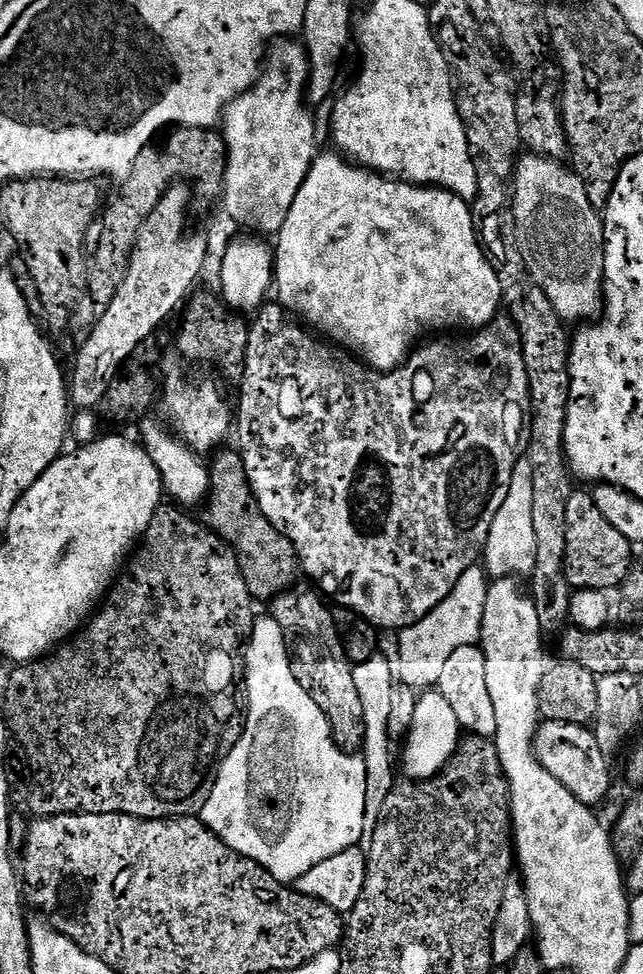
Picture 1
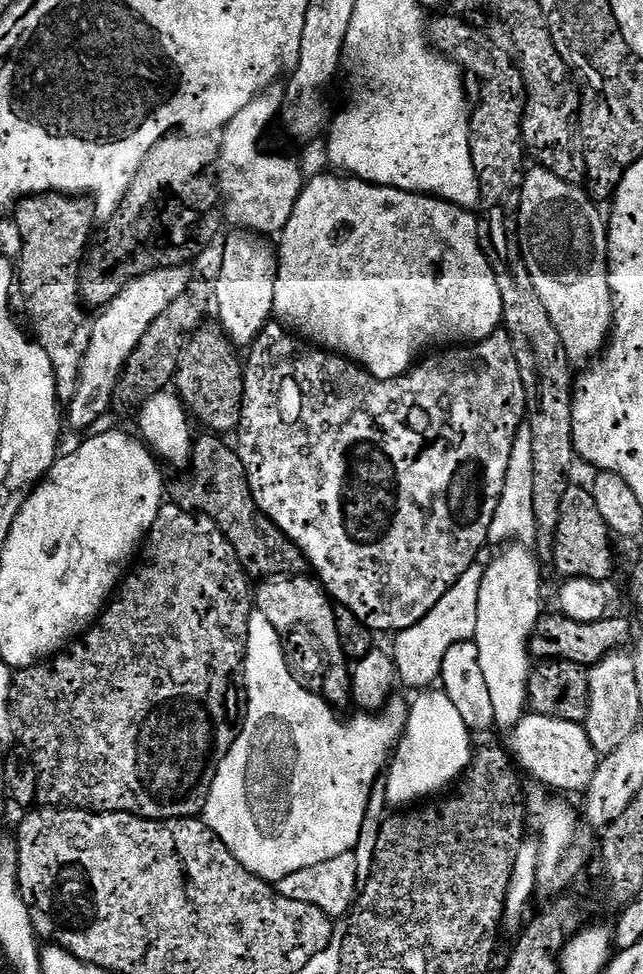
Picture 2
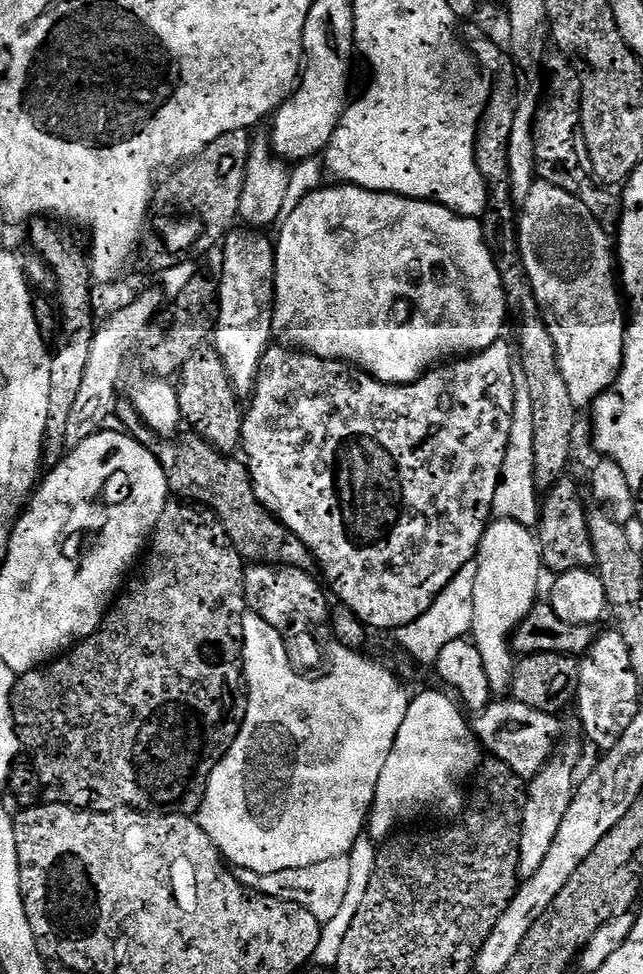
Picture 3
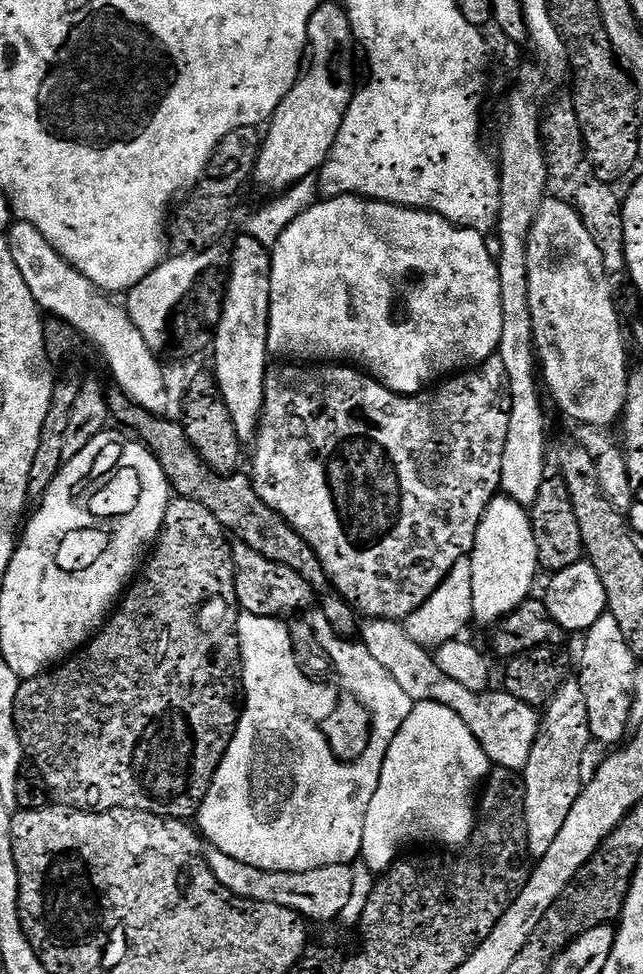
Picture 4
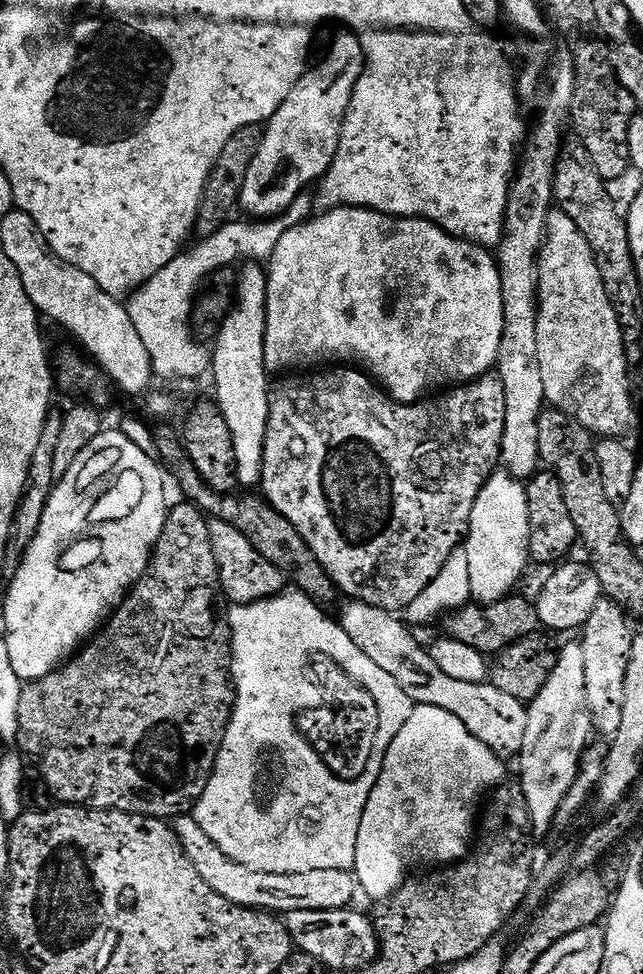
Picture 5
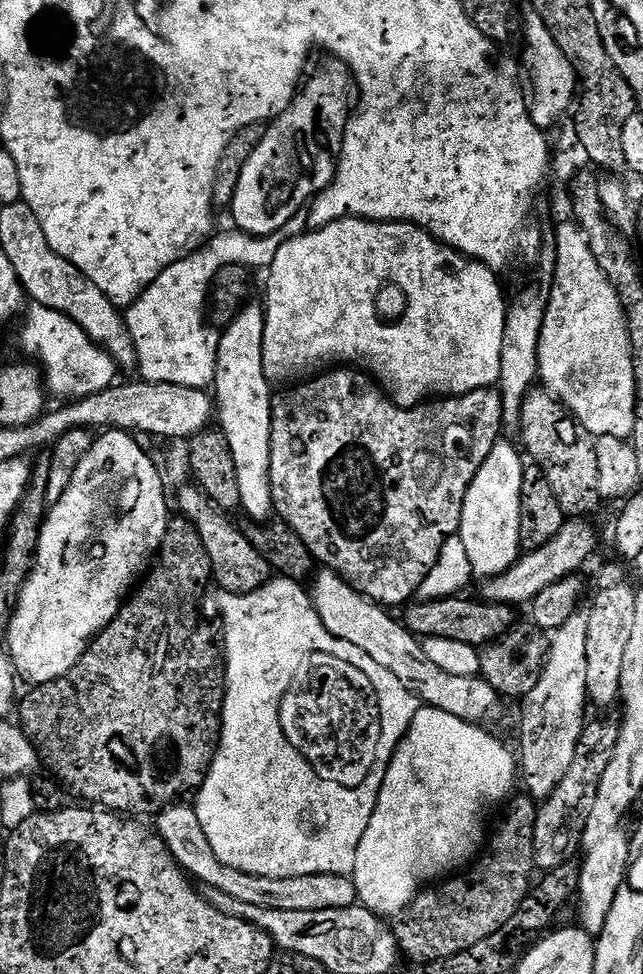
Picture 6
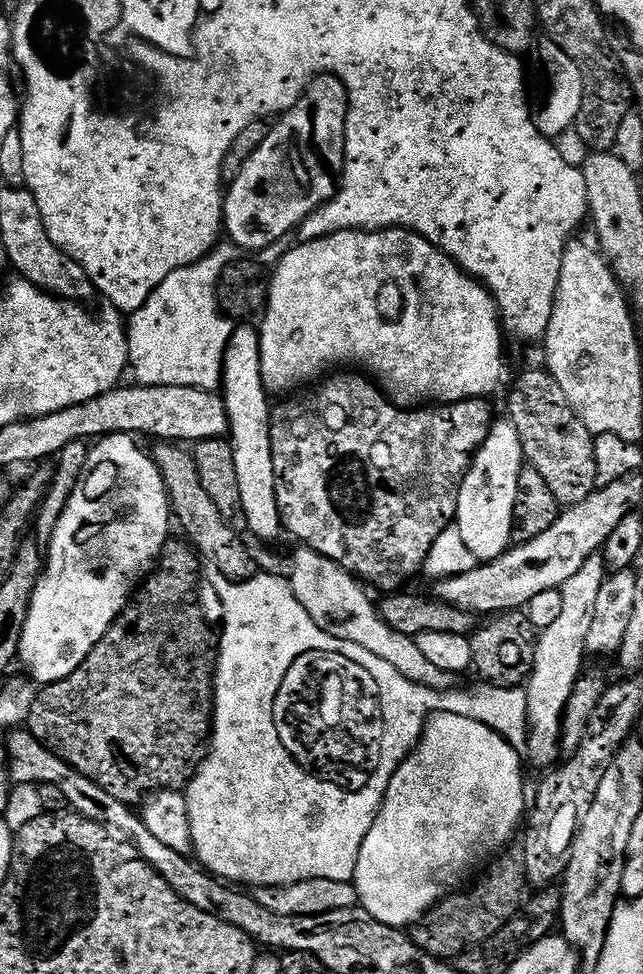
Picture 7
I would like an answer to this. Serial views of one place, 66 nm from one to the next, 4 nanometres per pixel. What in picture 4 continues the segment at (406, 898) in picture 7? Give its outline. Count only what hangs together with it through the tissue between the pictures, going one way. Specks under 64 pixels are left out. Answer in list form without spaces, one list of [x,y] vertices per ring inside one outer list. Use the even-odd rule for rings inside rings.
[[[421,700],[413,703],[412,713],[402,722],[378,778],[378,790],[366,810],[366,826],[362,826],[362,861],[375,874],[383,874],[396,863],[403,848],[411,844],[441,844],[444,850],[459,850],[468,843],[476,826],[478,793],[488,778],[490,761],[478,738],[470,734],[466,722],[441,704]]]

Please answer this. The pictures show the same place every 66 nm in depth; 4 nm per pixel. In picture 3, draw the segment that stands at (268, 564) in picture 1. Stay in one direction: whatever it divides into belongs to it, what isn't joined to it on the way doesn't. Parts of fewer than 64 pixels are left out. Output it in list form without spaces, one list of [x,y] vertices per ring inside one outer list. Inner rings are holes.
[[[126,396],[117,399],[113,417],[140,445],[154,453],[157,460],[172,460],[172,465],[169,463],[166,468],[169,493],[185,502],[203,504],[210,509],[220,519],[230,542],[245,561],[252,564],[299,566],[313,563],[312,551],[282,521],[276,519],[266,506],[262,506],[258,494],[254,494],[252,476],[243,459],[218,451],[191,430],[181,431],[176,437],[158,434],[144,422],[132,400]]]

